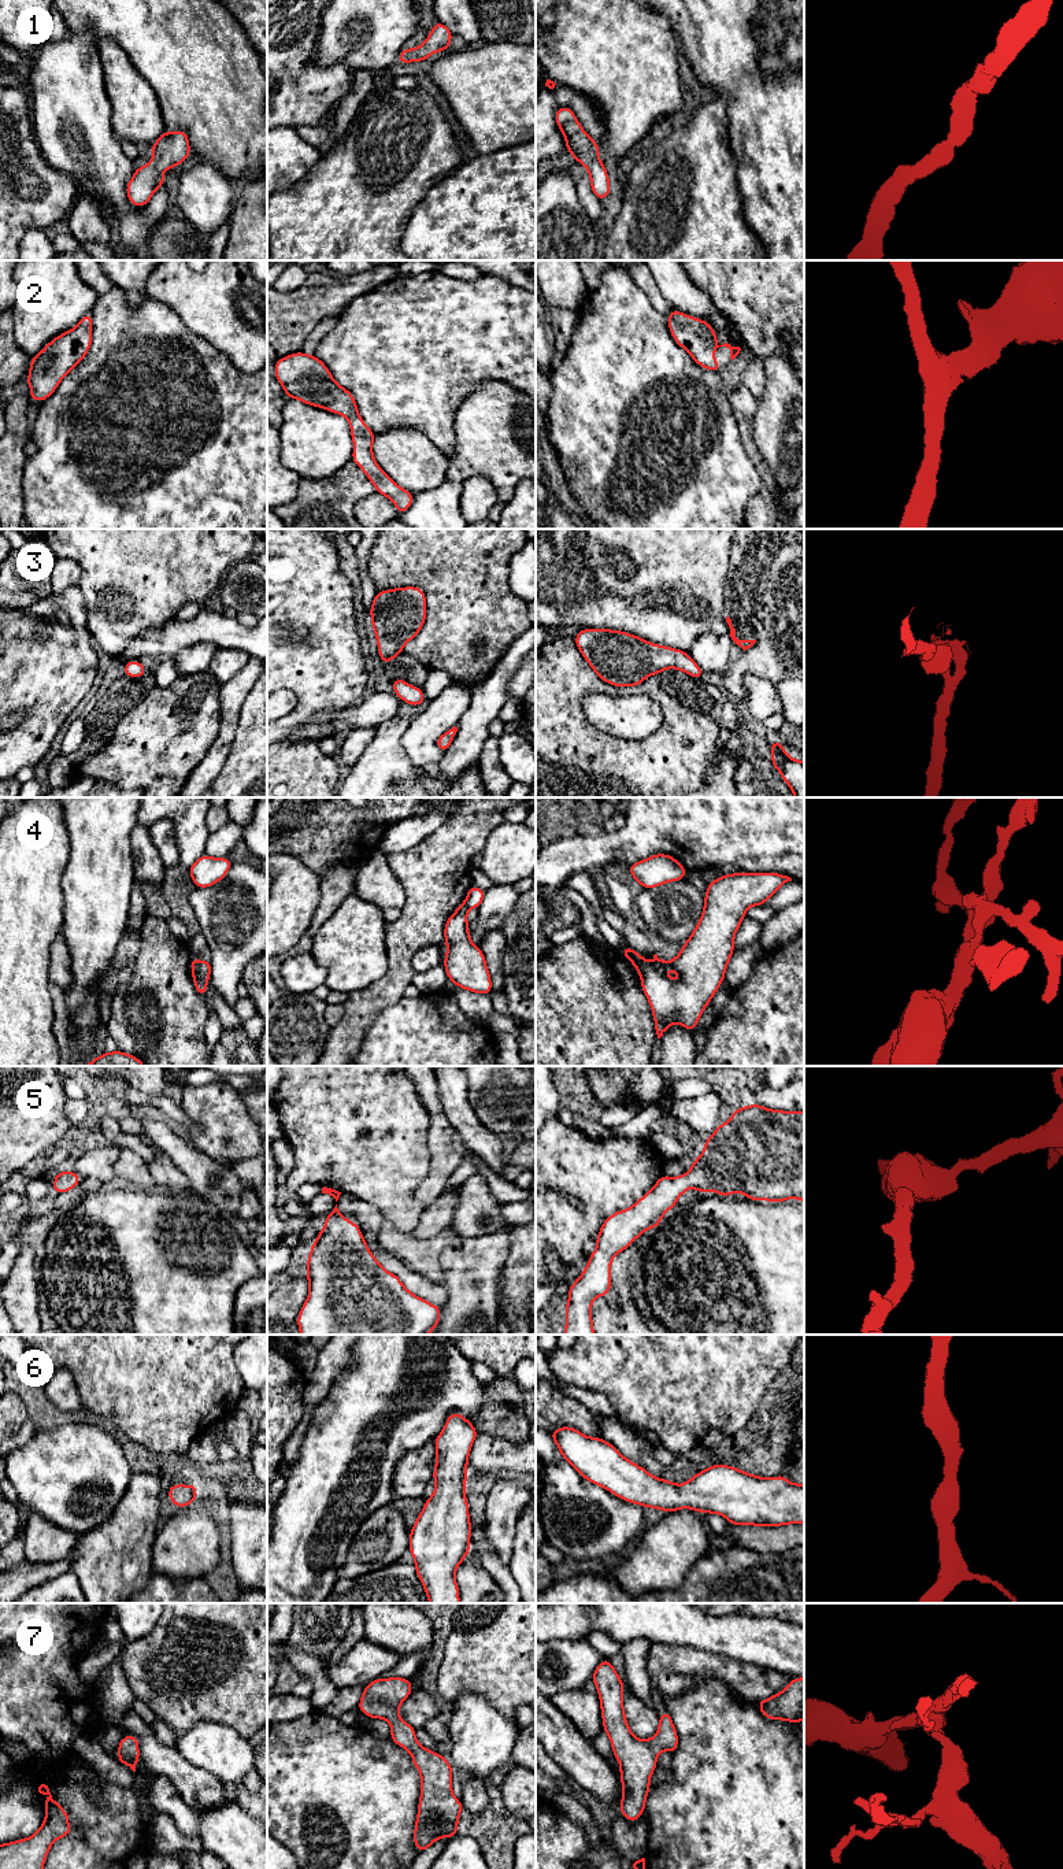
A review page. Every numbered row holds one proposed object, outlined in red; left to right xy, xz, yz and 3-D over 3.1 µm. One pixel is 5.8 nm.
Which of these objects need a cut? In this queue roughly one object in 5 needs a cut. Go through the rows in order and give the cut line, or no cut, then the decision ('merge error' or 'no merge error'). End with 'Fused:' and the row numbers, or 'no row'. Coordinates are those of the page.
1: no cut; no merge error
2: no cut; no merge error
3: no cut; no merge error
4: cut in xy along (197, 961), (200, 976), (207, 981); merge error
5: no cut; no merge error
6: no cut; no merge error
7: no cut; no merge error
Fused: 4

